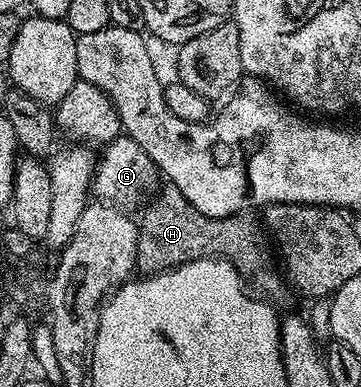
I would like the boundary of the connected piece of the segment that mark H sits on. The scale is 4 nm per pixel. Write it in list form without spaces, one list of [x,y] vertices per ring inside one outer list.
[[[170,183],[160,188],[145,210],[147,211],[143,217],[140,216],[138,222],[139,244],[136,245],[136,270],[140,274],[161,274],[181,267],[191,260],[216,258],[222,255],[228,258],[242,277],[249,278],[250,275],[259,290],[280,289],[282,276],[279,271],[277,276],[277,271],[273,268],[275,255],[271,250],[270,240],[264,230],[253,235],[253,223],[249,217],[241,215],[229,215],[225,218],[207,217],[189,203],[177,186]]]

